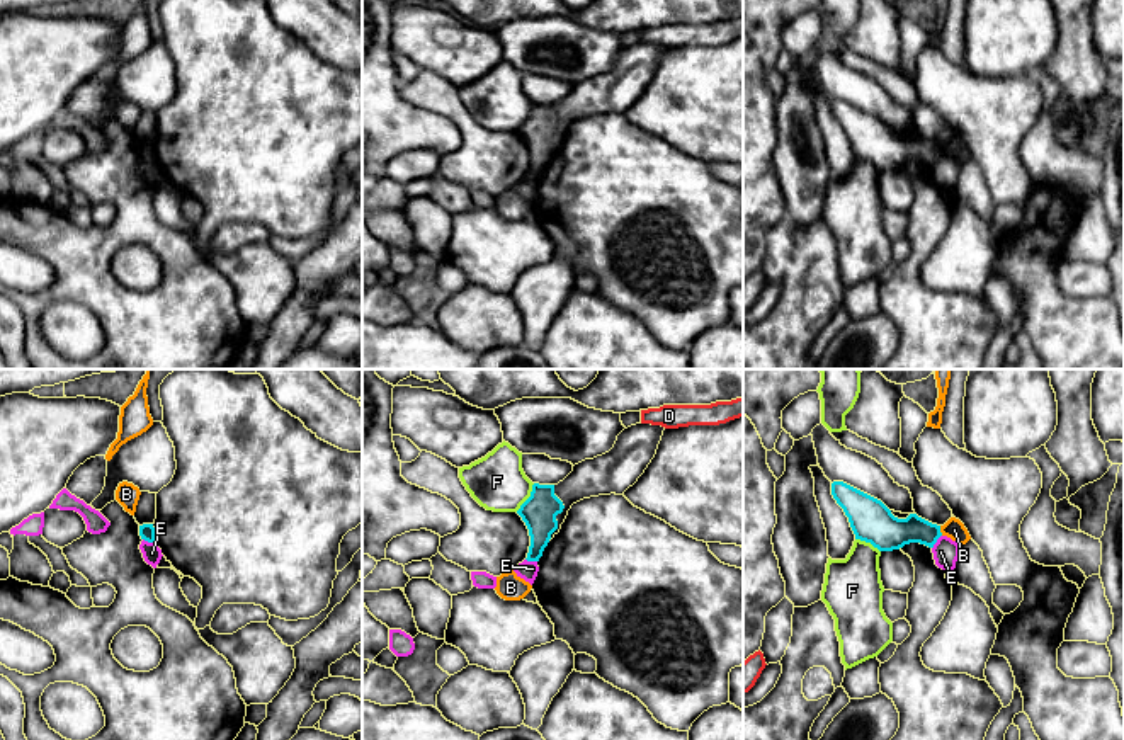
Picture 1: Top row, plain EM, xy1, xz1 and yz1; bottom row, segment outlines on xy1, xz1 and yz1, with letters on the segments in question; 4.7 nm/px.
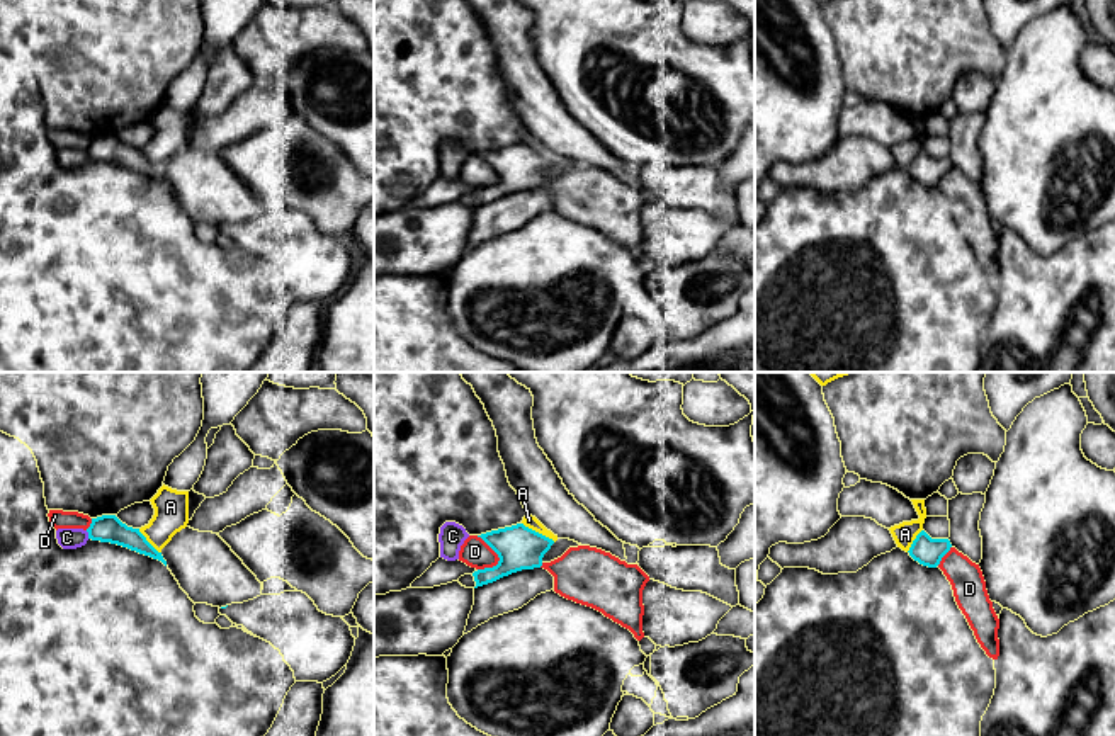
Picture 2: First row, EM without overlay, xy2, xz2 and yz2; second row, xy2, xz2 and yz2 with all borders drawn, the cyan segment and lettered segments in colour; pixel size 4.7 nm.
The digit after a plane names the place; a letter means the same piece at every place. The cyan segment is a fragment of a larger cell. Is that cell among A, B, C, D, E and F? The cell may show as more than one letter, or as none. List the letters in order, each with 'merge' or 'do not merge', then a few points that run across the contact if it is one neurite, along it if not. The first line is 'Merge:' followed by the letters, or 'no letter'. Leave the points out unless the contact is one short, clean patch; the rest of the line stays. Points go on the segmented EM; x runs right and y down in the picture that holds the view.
Merge: no letter
A: do not merge; line xz2 (522, 522), (554, 541)
B: do not merge; line yz1 (939, 526), (942, 535)
C: do not merge; line xy2 (85, 531), (89, 537)
D: do not merge
E: do not merge; line xy1 (143, 538), (155, 543)
F: do not merge

